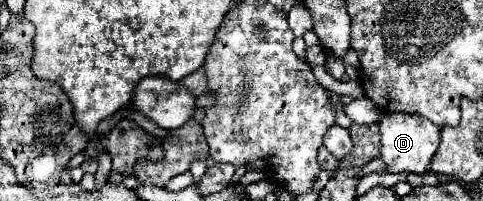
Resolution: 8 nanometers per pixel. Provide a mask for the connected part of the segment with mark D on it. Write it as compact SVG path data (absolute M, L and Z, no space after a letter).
M385 113L379 121L381 129L381 147L379 147L379 159L385 163L385 173L425 173L429 171L429 163L439 147L439 127L425 117L409 115L409 113Z

